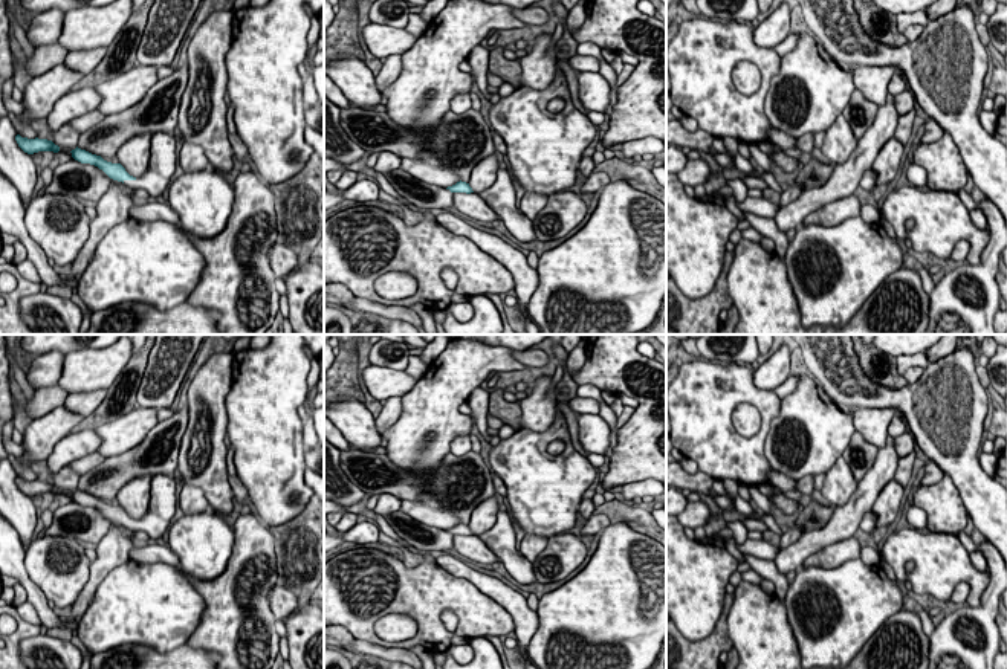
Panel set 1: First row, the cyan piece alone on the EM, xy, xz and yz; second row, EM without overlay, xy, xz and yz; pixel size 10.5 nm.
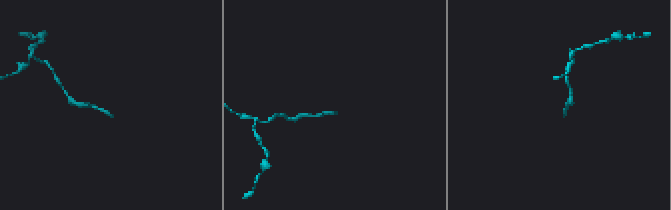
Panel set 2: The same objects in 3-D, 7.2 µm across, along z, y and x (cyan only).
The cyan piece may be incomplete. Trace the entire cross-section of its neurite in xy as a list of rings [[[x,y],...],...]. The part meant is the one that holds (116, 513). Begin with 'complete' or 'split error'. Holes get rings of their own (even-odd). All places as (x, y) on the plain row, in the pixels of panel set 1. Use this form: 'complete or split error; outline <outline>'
split error; outline [[[156,473],[150,486],[148,512],[141,519],[130,518],[121,506],[112,506],[101,498],[75,490],[72,499],[81,506],[90,506],[102,512],[110,521],[136,532],[145,532],[151,539],[159,539],[168,530],[176,513],[176,478]]]

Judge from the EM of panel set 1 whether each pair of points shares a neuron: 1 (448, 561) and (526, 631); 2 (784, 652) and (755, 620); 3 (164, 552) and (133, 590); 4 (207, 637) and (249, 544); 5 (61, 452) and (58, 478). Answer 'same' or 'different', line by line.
1: same
2: same
3: different
4: same
5: different

